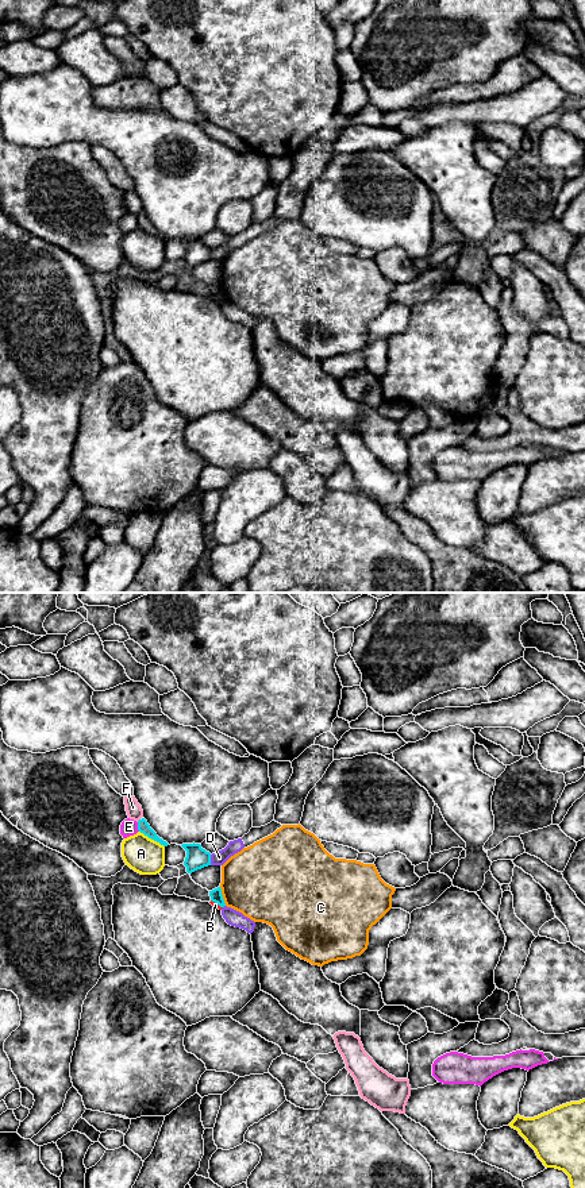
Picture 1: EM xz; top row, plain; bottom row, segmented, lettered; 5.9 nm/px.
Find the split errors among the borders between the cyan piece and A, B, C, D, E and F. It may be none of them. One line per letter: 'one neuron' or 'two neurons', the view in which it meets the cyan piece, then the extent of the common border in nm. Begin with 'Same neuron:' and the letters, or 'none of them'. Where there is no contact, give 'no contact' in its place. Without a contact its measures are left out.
Same neuron: none of them
A: two neurons; contact in xz; length 180 nm
B: two neurons; contact in xz; length 90 nm
C: two neurons; contact in xz; length 120 nm
D: two neurons; contact in xz; length 60 nm
E: two neurons; contact in xz; length 60 nm
F: two neurons; no contact

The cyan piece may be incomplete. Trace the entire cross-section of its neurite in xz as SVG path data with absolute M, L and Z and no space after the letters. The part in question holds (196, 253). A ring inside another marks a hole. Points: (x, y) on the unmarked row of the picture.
M182 239L181 242L186 246L184 261L188 269L211 261L211 248L203 244L200 239Z

